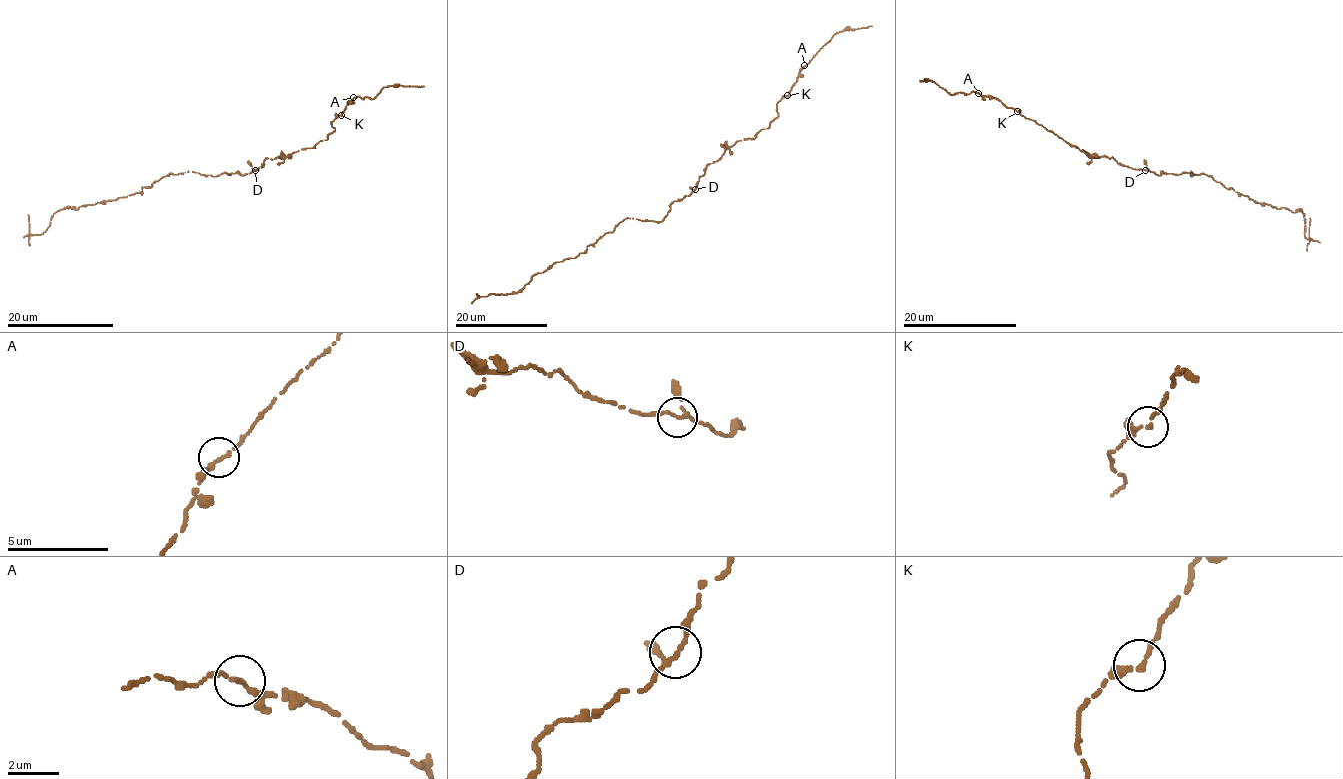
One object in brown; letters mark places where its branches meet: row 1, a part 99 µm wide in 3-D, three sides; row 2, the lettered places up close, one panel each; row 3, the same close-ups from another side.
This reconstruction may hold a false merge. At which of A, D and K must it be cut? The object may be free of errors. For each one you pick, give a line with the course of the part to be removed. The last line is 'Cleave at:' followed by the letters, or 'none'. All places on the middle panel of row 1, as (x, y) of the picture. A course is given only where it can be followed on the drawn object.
Cleave at: none

